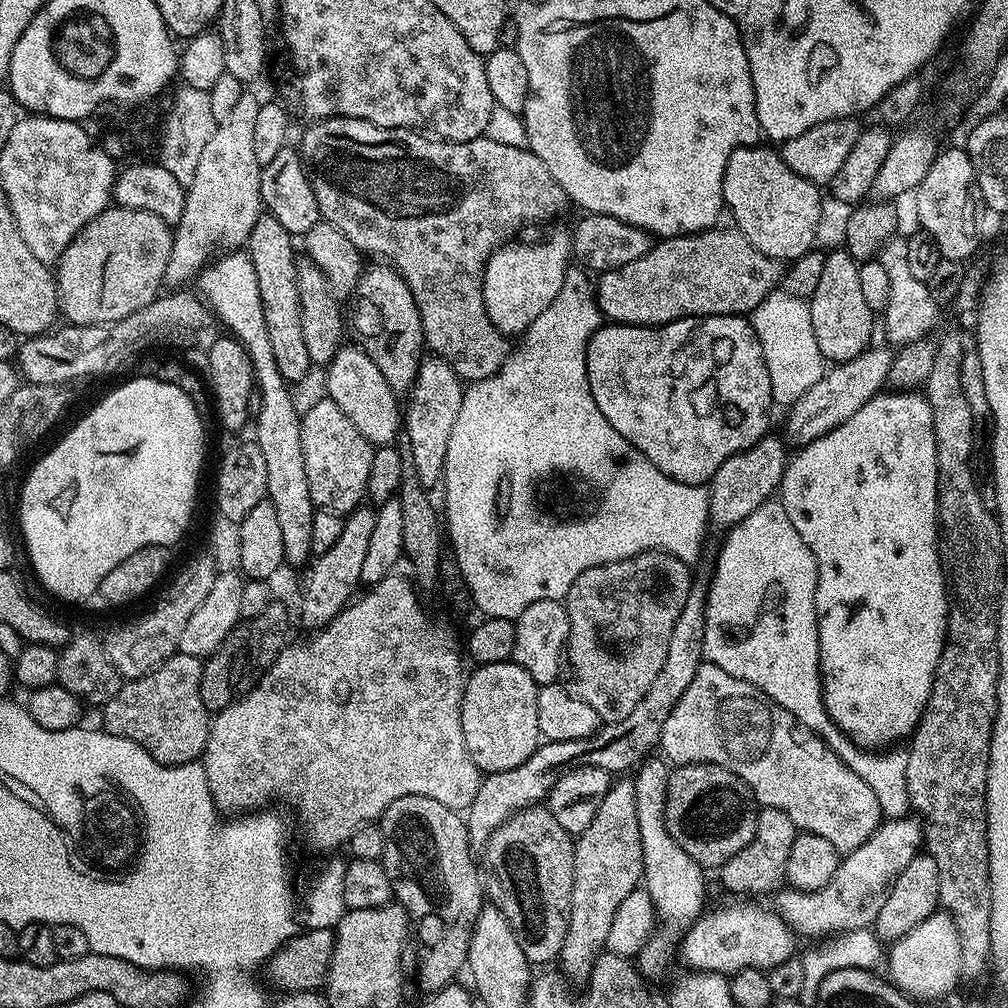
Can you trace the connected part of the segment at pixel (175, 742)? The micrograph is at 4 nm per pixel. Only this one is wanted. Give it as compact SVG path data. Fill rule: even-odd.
M178 650L150 674L121 683L118 694L114 694L114 698L110 698L108 703L103 705L103 731L138 742L138 746L145 748L160 764L190 764L199 761L204 754L210 727L210 713L202 702L200 693L200 679L203 673L201 657L182 654Z

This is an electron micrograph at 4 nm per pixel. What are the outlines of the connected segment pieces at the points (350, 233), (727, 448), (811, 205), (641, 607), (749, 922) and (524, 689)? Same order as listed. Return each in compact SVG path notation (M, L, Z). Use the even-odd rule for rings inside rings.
M330 116L309 123L309 125L309 128L304 132L304 137L300 140L300 144L298 143L298 151L308 175L310 190L314 190L314 199L318 202L318 210L323 223L333 224L338 230L342 230L342 234L346 234L346 238L350 238L350 242L354 242L356 249L365 257L383 258L399 272L418 308L425 345L429 349L433 348L436 351L433 353L439 359L445 360L456 371L456 375L460 377L461 381L475 382L493 376L504 365L504 359L510 351L510 344L504 341L507 340L505 333L494 327L484 309L484 265L488 263L489 258L497 248L501 247L509 238L515 237L512 235L519 228L524 228L527 224L545 223L544 225L547 225L552 222L547 222L547 220L562 215L567 208L570 208L568 195L554 182L554 178L546 170L542 160L528 148L502 146L502 142L494 142L488 139L487 135L479 136L470 142L452 144L448 140L433 138L411 128L383 128L382 126L374 126L365 120L346 118L345 116Z
M687 316L685 320L675 320L659 326L641 326L638 324L605 323L597 328L588 343L586 354L586 374L590 382L590 394L594 394L594 402L598 402L598 410L630 442L642 453L662 474L674 478L683 484L707 485L712 476L734 454L754 446L769 431L768 411L774 407L770 390L770 374L766 374L766 362L762 358L762 346L758 342L758 334L754 334L751 319L744 316Z
M749 146L734 150L726 162L722 182L724 207L732 215L731 223L746 234L750 246L781 262L791 262L813 251L820 232L821 189L794 174L775 147Z
M653 550L588 568L574 578L574 586L570 586L566 597L570 622L566 664L572 667L575 691L580 699L594 706L604 724L626 718L626 714L642 702L646 690L650 690L650 682L658 678L658 670L662 670L662 662L666 662L666 646L670 646L674 622L678 622L678 614L682 614L682 606L686 606L686 598L694 591L694 584L688 578L688 568L689 565L677 556Z
M728 908L709 920L696 920L683 933L684 941L678 944L679 959L681 956L689 964L689 969L721 974L741 972L747 968L767 970L793 959L797 937L786 921L768 912L760 908Z
M514 662L506 664L481 664L475 669L476 673L467 677L462 698L462 734L466 738L466 750L478 766L481 773L514 770L530 758L542 743L538 730L538 686L522 666Z

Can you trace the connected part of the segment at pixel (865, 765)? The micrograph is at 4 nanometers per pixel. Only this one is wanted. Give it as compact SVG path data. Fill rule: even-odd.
M779 499L766 501L750 518L727 529L724 545L716 556L716 577L706 588L706 628L704 634L704 660L726 670L734 678L752 684L763 692L773 704L779 704L795 716L801 726L820 737L841 764L858 774L874 790L881 813L888 818L909 815L908 787L906 786L907 751L865 750L848 739L828 716L824 705L824 686L820 675L820 647L816 625L816 559L802 542L802 534L794 530L790 514L786 514Z

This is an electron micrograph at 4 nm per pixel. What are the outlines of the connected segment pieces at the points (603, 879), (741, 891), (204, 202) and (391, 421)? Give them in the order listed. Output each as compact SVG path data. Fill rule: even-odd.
M620 778L613 783L612 787L608 789L606 798L602 798L602 806L598 806L598 814L594 814L594 822L590 822L590 826L586 826L586 830L582 830L582 834L575 837L574 847L572 849L574 854L574 878L572 879L572 893L570 894L570 914L568 915L568 929L566 930L566 938L564 945L558 957L559 971L563 972L569 981L572 980L576 984L583 985L590 978L590 970L592 964L596 961L598 953L607 945L608 934L610 932L610 922L614 922L614 914L618 910L618 906L626 898L626 894L630 894L633 890L641 887L644 878L644 862L642 860L642 838L638 832L638 810L634 802L634 786L632 780L628 778Z
M760 808L758 822L754 830L754 838L746 850L738 850L730 862L726 862L718 870L720 880L732 892L740 896L764 896L775 894L785 887L786 861L790 859L790 846L794 846L794 838L798 830L786 814L777 808Z
M252 94L238 98L234 110L217 123L210 142L198 158L194 182L186 185L182 218L174 226L170 262L166 262L163 283L184 286L221 250L240 250L247 245L250 234L262 215L260 203L260 169L254 158L254 118L258 118L261 101Z
M341 346L334 358L326 365L328 377L324 384L328 387L327 399L332 400L358 426L358 434L362 434L373 446L388 446L401 435L402 408L396 405L397 393L382 378L382 370L370 362L370 358L358 346Z

